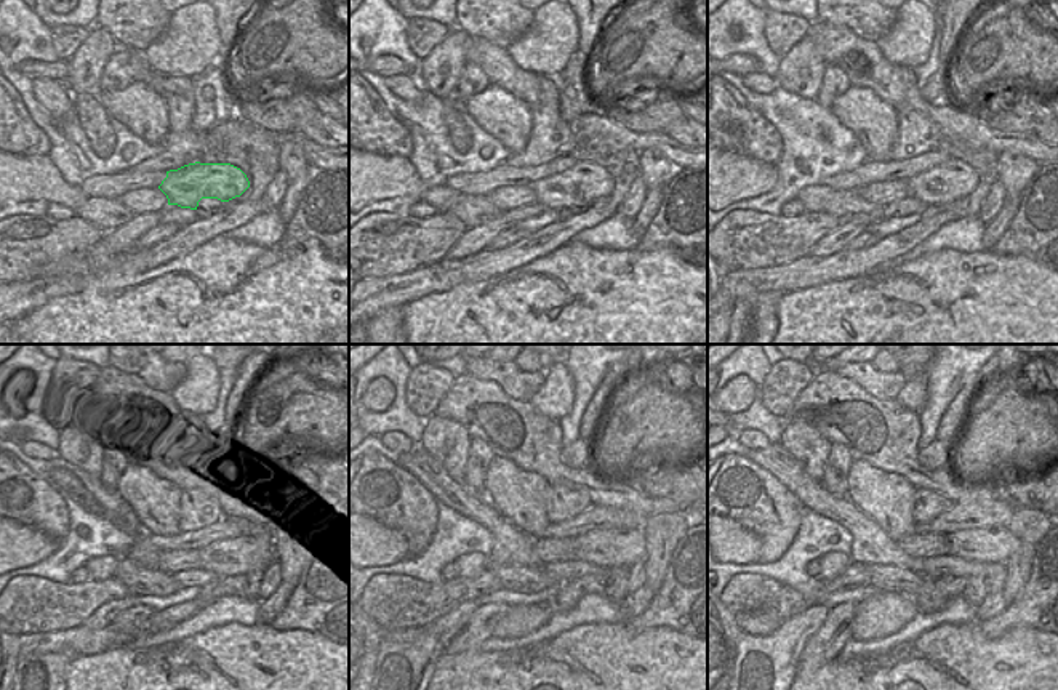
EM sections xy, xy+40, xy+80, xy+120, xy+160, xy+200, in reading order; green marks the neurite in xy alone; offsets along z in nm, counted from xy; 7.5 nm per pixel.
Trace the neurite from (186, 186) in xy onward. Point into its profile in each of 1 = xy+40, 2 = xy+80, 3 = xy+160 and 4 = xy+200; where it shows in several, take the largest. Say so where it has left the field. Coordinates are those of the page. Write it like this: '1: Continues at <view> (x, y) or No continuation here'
1: Continues at xy+40 (581, 183)
2: Continues at xy+80 (953, 180)
3: Continues at xy+160 (613, 548)
4: Continues at xy+200 (994, 545)

